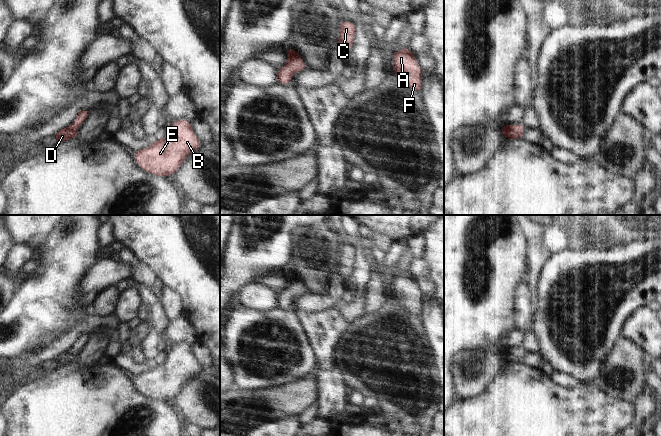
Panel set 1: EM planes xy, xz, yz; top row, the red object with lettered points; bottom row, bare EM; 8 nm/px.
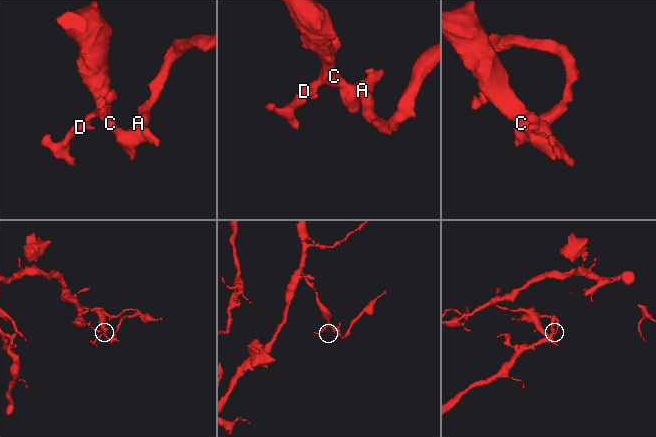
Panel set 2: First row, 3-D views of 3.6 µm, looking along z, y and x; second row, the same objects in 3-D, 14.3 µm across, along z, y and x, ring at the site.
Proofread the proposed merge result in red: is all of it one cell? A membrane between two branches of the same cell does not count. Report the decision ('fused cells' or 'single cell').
single cell

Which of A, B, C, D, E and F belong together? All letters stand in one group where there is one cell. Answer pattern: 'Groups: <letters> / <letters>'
Groups: A B C D E F.

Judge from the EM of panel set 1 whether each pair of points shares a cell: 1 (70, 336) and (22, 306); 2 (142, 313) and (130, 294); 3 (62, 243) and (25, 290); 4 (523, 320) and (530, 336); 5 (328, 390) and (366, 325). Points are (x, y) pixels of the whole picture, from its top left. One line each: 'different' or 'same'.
1: different
2: different
3: same
4: different
5: different

